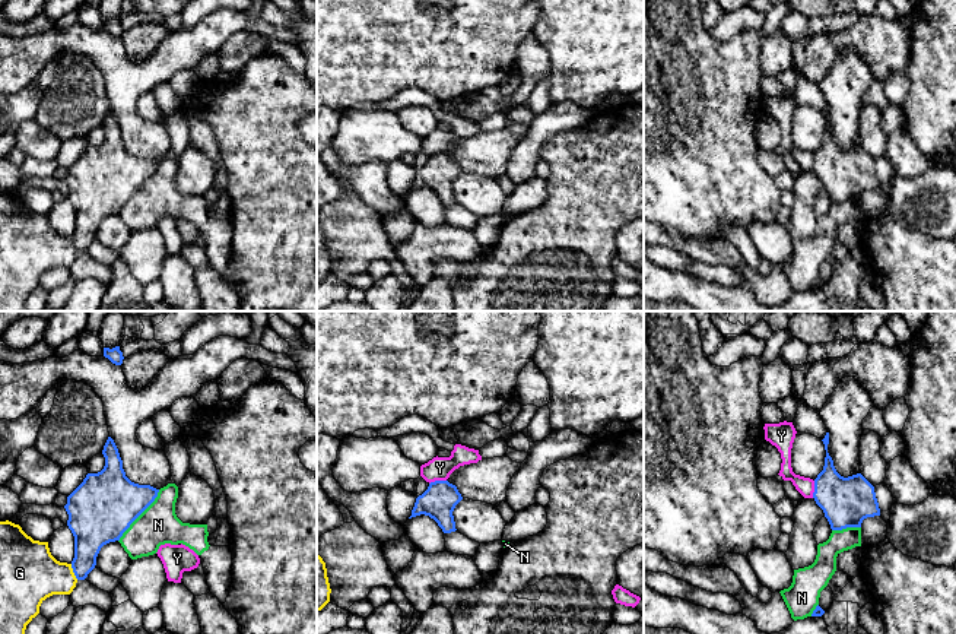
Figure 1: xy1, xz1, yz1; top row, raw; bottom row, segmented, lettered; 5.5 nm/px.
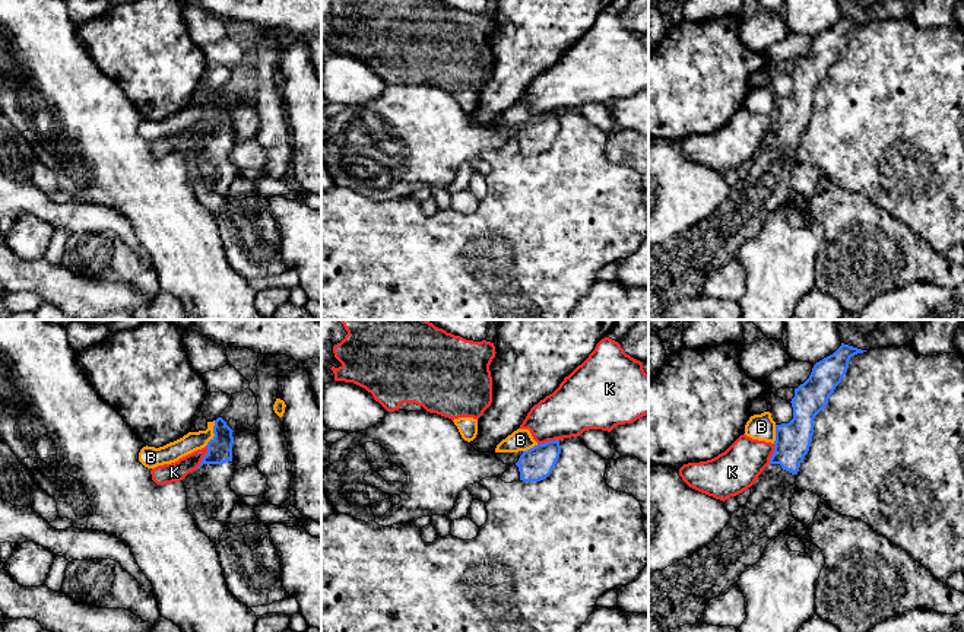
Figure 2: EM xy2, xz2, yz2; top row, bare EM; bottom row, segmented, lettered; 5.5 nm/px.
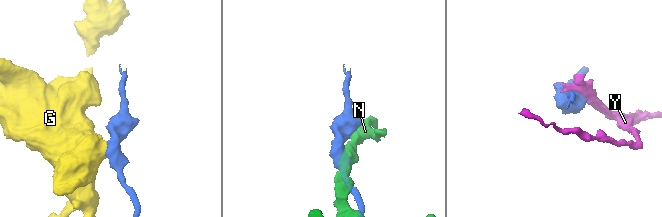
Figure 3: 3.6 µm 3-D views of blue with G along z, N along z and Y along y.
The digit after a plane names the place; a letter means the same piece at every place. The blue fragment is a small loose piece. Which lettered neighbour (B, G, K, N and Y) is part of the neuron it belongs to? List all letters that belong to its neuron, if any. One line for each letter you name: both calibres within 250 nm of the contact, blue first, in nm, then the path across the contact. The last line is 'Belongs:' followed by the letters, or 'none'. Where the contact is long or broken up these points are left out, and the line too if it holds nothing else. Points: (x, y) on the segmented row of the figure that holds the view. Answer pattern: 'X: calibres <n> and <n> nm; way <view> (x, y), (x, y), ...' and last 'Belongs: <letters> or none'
Belongs: none

